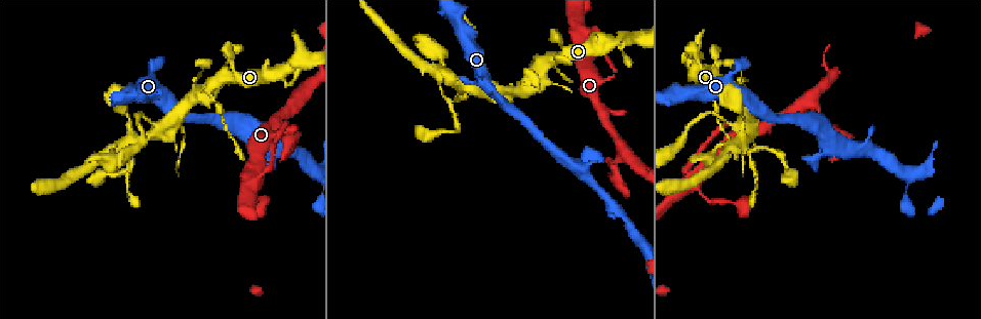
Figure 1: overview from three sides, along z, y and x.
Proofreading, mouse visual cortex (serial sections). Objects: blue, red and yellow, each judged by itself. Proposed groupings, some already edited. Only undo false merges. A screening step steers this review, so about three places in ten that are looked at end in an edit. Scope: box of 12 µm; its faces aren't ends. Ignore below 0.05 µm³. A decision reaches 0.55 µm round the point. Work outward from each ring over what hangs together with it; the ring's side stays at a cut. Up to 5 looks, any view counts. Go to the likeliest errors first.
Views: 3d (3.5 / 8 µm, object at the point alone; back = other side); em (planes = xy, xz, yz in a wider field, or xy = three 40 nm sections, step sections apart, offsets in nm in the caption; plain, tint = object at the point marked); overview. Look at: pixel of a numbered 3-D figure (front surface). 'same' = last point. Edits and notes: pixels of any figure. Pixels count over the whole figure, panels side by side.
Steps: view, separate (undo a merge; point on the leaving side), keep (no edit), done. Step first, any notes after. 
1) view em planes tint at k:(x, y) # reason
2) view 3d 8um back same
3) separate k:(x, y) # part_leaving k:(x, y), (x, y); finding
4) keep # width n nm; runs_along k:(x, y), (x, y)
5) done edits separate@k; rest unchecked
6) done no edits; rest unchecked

view 3d 8um at 1:(584, 39) # looks like a crossing

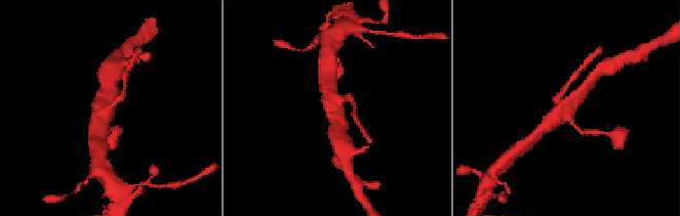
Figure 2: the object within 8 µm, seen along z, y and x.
view 3d 3.5um at 2:(110, 110) # zoom in

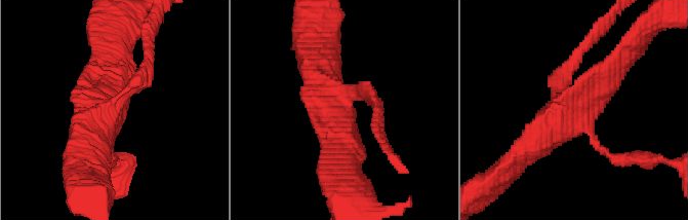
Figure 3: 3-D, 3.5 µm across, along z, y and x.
view em xy step 1 tint at 3:(577, 110) # need the tissue

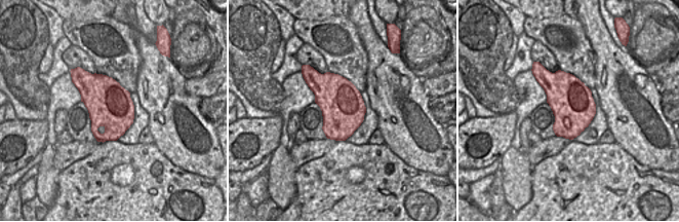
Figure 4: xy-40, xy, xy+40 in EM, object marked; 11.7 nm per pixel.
separate 3:(572, 68) # width 500 nm; part_leaving 3:(121, 100), (147, 68), (150, 21); two cells meet here

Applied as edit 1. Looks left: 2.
view 3d 3.5um at 1:(541, 62) # four-way junction

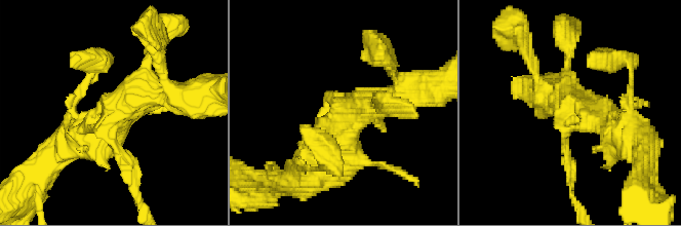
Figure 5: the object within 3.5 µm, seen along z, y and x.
view em xy step 2 tint at 5:(119, 107)

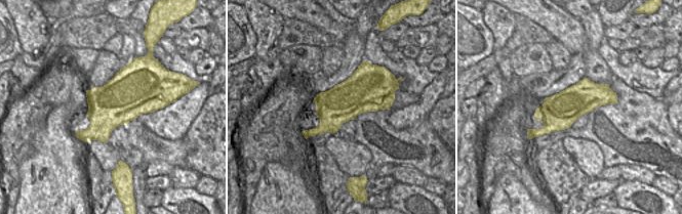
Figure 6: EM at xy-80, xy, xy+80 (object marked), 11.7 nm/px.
keep # arm_widths 100, 150, 300, 450 nm; one cell here

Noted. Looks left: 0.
done edits separate@3; rest unchecked

